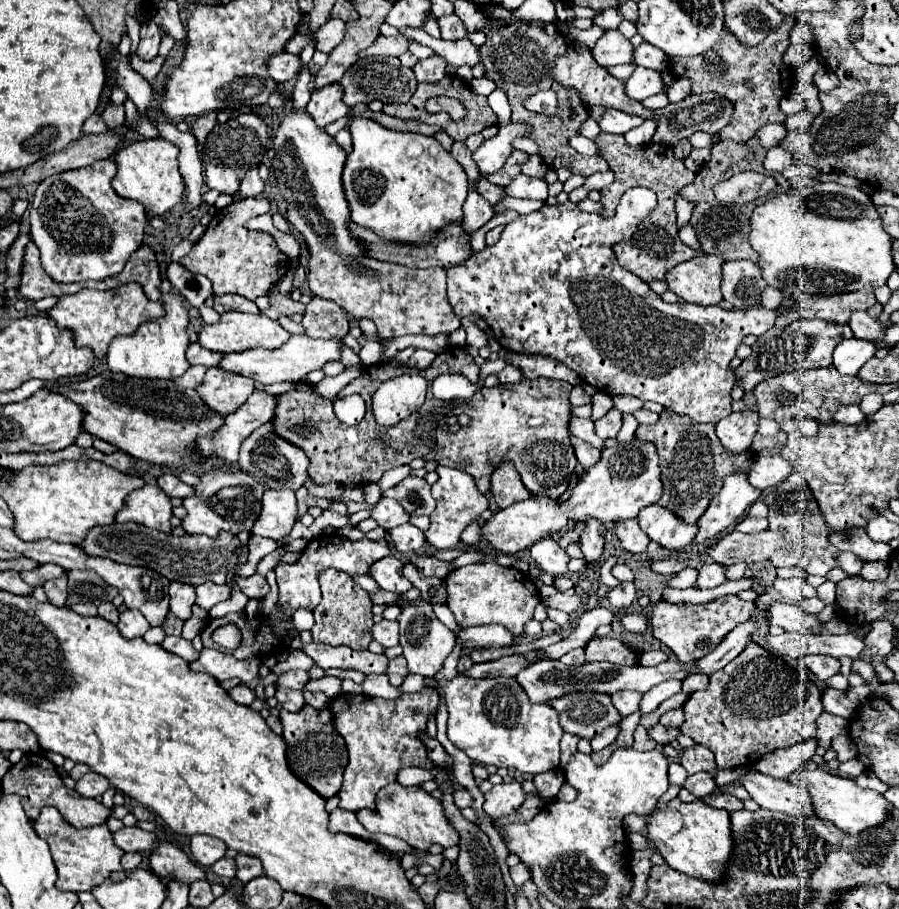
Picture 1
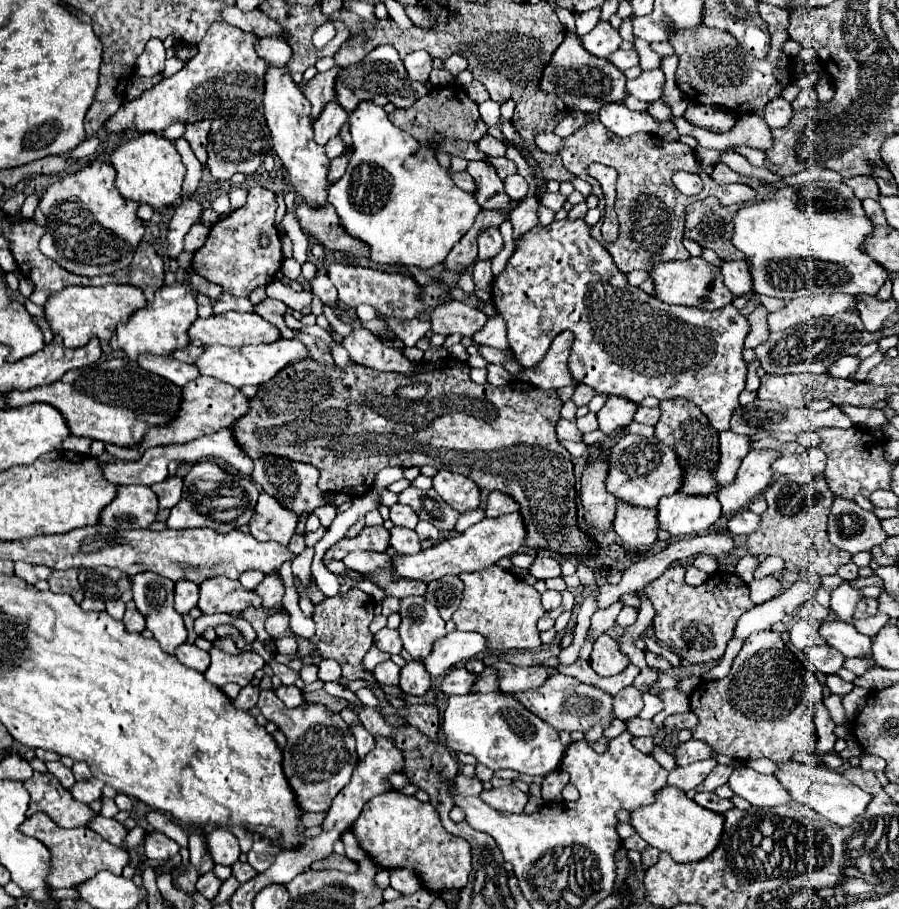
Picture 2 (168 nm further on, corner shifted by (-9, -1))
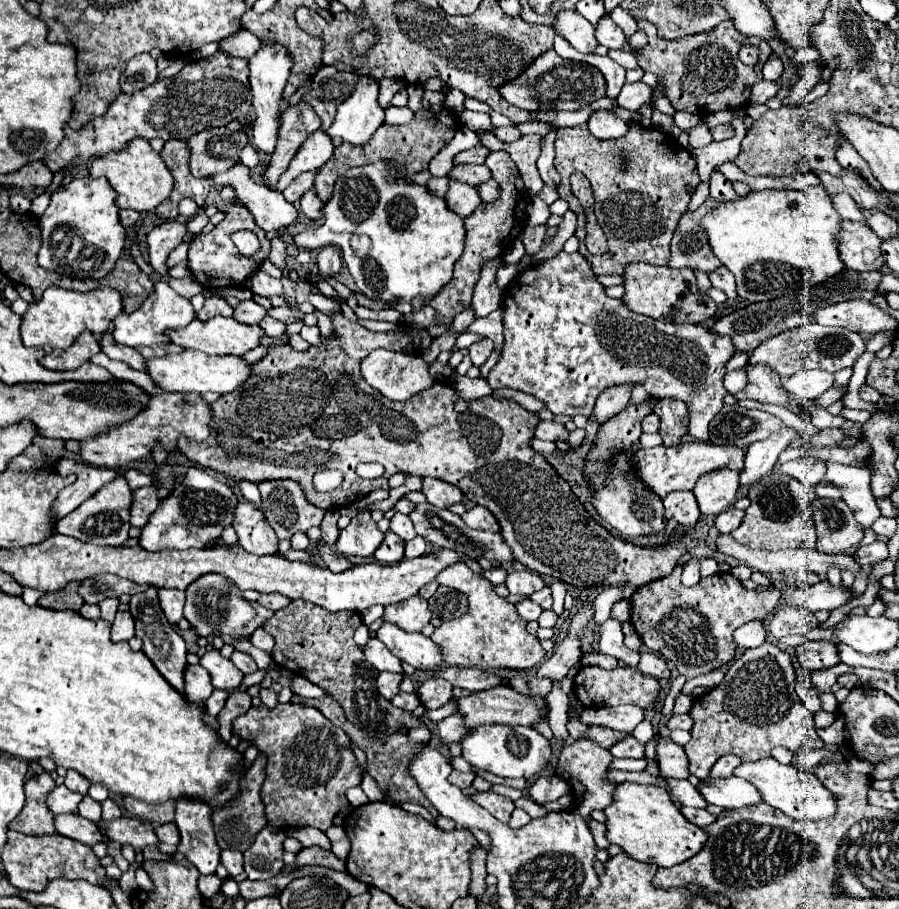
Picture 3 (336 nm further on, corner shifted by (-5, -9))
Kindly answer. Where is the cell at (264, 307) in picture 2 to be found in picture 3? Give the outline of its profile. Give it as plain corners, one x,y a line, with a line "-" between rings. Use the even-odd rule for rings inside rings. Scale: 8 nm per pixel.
244,300
240,302
240,306
234,308
234,318
244,324
260,324
260,320
266,316
268,316
266,308
262,308
254,300

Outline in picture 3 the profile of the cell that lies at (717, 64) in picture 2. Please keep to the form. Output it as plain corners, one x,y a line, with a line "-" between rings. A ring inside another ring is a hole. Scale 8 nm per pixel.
638,20
638,28
642,28
648,34
648,46
638,50
636,58
642,70
654,72
666,88
666,96
674,110
688,110
688,112
702,112
712,114
718,110
736,110
744,104
750,104
750,90
756,82
762,80
762,64
771,55
771,49
767,42
759,37
744,37
740,34
732,20
722,22
714,32
698,34
698,36
686,36
678,40
664,40
658,36
658,30
646,22
-
759,44
759,62
750,68
744,66
738,60
740,45

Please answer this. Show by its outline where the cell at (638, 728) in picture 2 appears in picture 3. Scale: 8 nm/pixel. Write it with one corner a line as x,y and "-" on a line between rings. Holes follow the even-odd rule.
592,726
588,730
588,738
594,738
598,744
602,744
604,748
614,746
616,742
624,740
628,734
626,732
618,732
618,730
610,730
610,728
602,728
602,726

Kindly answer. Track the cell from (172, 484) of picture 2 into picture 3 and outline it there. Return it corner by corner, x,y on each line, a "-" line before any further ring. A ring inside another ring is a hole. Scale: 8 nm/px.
156,486
134,490
134,504
130,508
132,526
144,526
150,520
150,516
158,510
158,506
160,506
160,498

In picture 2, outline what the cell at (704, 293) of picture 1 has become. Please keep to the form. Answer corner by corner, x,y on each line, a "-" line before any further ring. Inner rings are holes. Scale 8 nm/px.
688,258
682,262
656,262
652,266
650,276
654,282
654,296
666,304
694,306
702,310
718,310
734,300
732,292
722,282
720,270
716,270
702,258

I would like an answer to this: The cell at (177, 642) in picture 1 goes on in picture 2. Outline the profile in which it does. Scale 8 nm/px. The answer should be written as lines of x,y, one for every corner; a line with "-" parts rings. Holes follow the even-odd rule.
190,642
178,646
174,656
176,656
184,666
194,668
194,670
198,670
198,672
206,672
206,668
208,668
208,664
210,664
210,656
208,656
208,652
196,648
196,646
190,644

